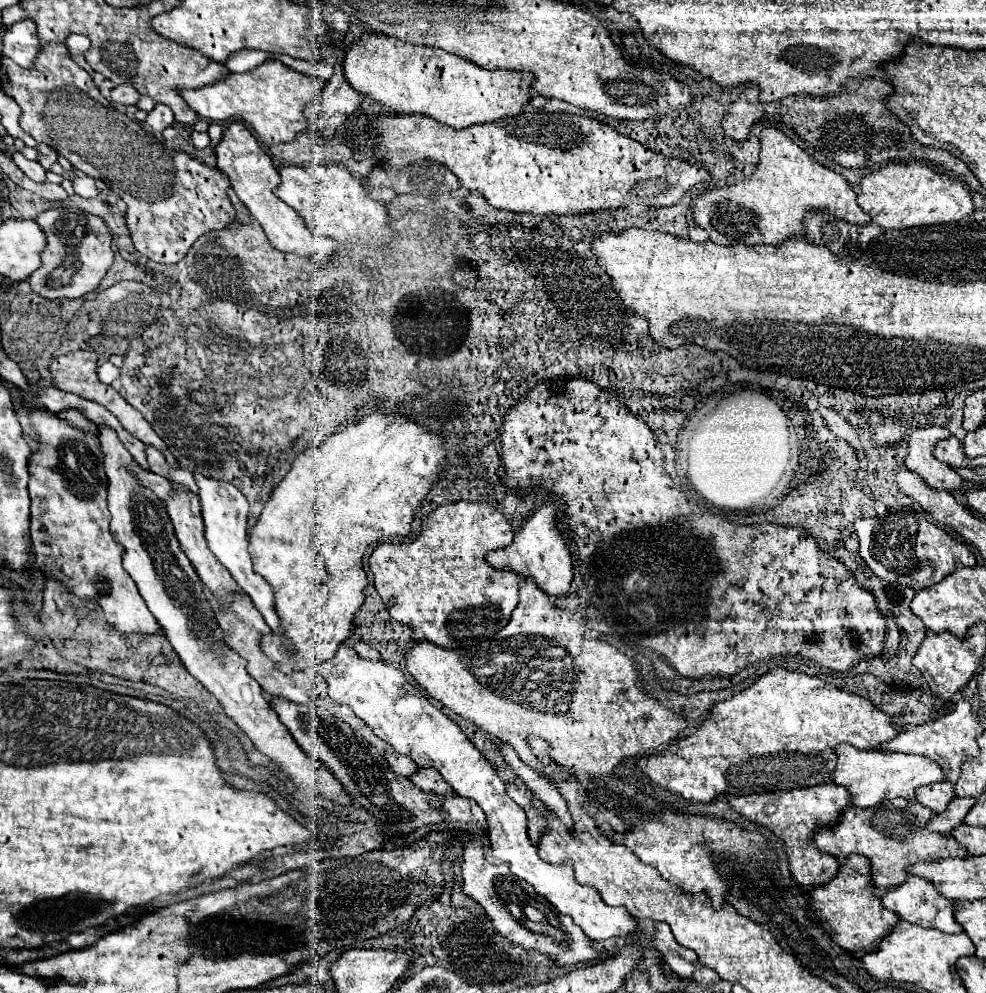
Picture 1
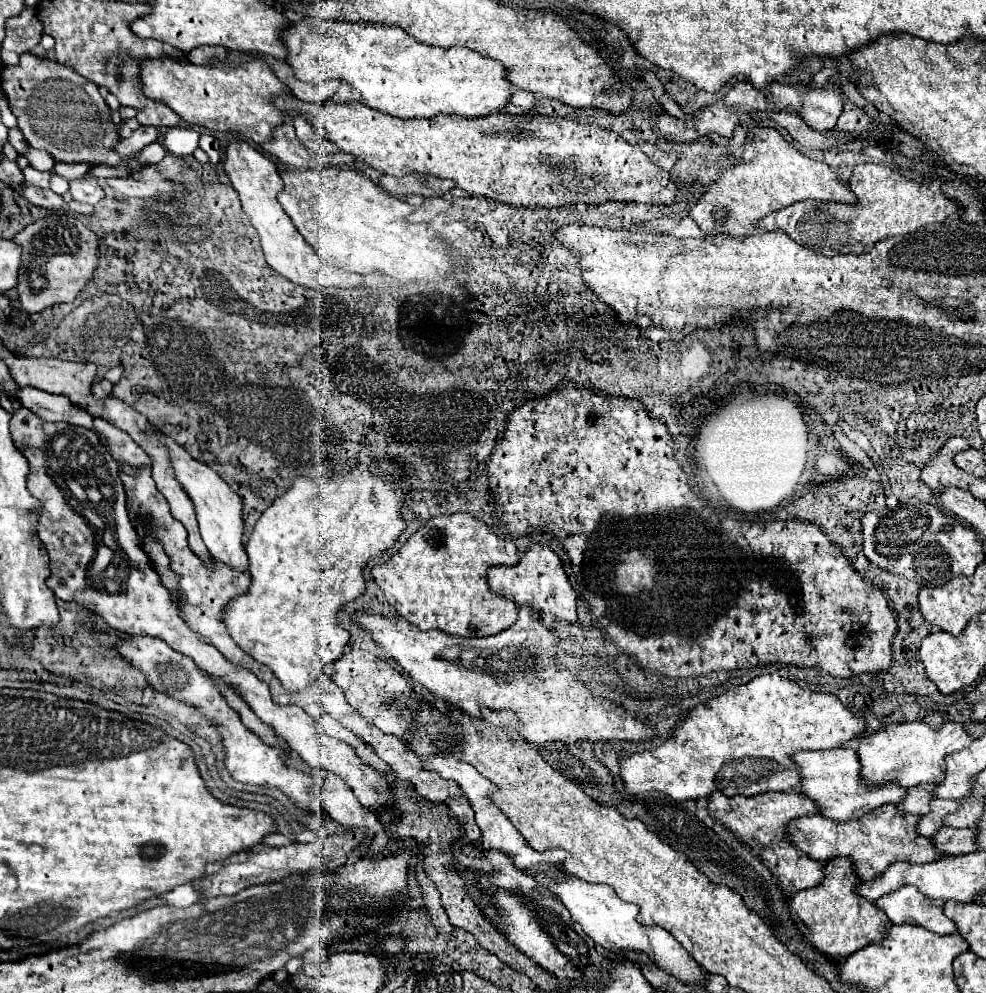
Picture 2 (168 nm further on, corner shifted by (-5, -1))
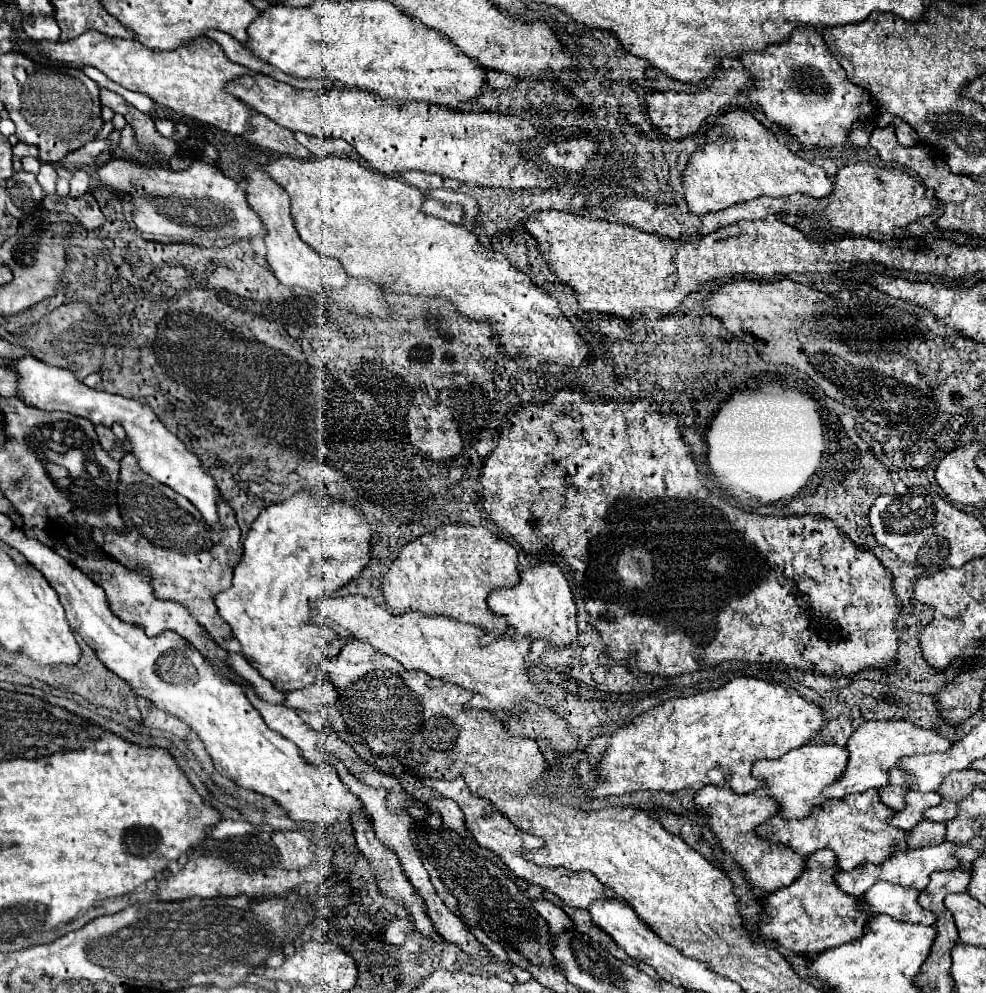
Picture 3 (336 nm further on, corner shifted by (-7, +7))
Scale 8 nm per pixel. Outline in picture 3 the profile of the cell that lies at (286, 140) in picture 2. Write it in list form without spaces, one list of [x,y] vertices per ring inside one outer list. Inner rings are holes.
[[[253,114],[249,120],[251,130],[243,134],[243,138],[263,150],[271,150],[277,154],[293,156],[293,158],[309,158],[311,152],[301,146],[295,138],[293,132],[287,132],[287,128],[279,128],[277,124],[271,124],[271,120]]]

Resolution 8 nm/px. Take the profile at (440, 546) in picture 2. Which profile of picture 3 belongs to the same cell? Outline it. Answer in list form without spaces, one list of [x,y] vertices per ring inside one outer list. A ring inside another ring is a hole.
[[[443,524],[443,528],[437,528],[433,534],[421,536],[419,540],[415,542],[411,540],[411,544],[405,544],[403,552],[399,552],[399,556],[395,558],[395,562],[391,564],[381,582],[387,606],[395,616],[409,610],[419,610],[425,614],[441,614],[455,620],[463,620],[467,624],[481,628],[485,634],[503,634],[507,624],[503,624],[503,618],[497,618],[489,612],[487,596],[497,588],[519,584],[517,550],[509,542],[495,538],[487,528]]]

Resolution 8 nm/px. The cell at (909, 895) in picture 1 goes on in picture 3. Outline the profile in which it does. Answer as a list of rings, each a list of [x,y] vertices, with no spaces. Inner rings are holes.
[[[891,882],[873,884],[863,896],[863,908],[871,914],[887,914],[901,922],[933,926],[935,914],[927,912],[917,902],[919,892],[913,888],[899,888]]]

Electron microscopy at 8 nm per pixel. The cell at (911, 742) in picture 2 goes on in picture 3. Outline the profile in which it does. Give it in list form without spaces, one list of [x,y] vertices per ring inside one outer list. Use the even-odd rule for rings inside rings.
[[[907,720],[897,722],[865,722],[859,726],[849,742],[845,744],[845,750],[849,752],[847,766],[841,774],[841,778],[829,786],[823,788],[823,796],[831,798],[843,798],[853,792],[865,792],[869,788],[881,788],[889,782],[889,770],[897,766],[897,760],[911,754],[929,754],[929,752],[947,752],[951,748],[951,742],[943,738],[941,734],[925,728],[915,728],[915,724],[909,724]]]

